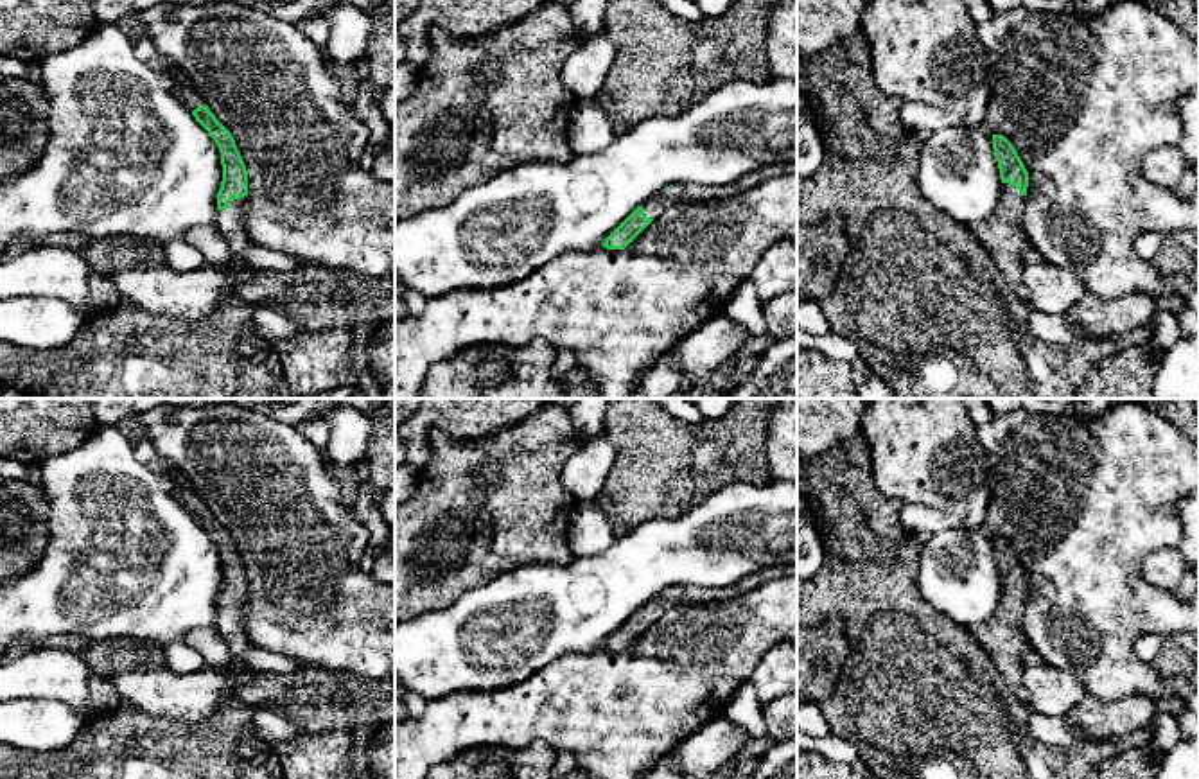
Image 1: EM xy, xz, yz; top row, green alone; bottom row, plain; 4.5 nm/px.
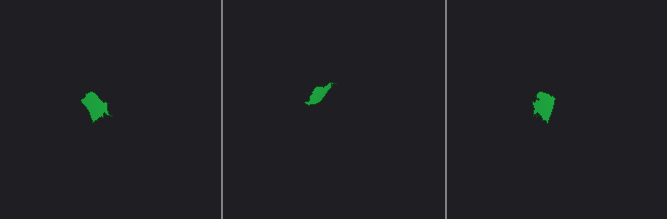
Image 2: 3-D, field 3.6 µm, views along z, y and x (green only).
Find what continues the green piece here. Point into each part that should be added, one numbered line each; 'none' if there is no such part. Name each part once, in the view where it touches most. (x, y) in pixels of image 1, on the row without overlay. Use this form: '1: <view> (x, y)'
1: xy (187, 496)
2: xy (228, 623)

